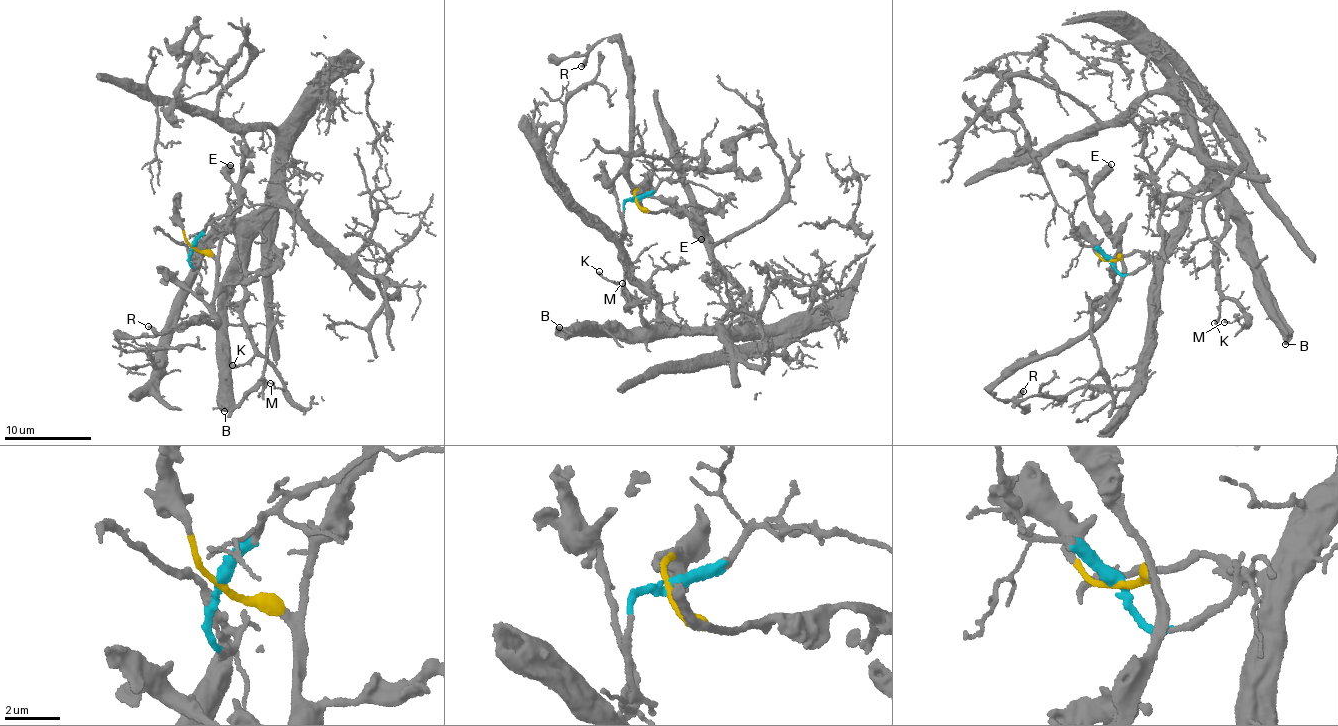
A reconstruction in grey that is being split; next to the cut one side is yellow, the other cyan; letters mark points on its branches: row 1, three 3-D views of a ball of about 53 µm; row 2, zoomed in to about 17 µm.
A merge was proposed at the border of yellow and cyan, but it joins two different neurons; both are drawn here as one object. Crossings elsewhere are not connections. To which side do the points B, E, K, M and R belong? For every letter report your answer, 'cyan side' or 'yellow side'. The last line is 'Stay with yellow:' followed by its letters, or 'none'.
B: cyan side
E: yellow side
K: cyan side
M: cyan side
R: yellow side
Stay with yellow: E, R

